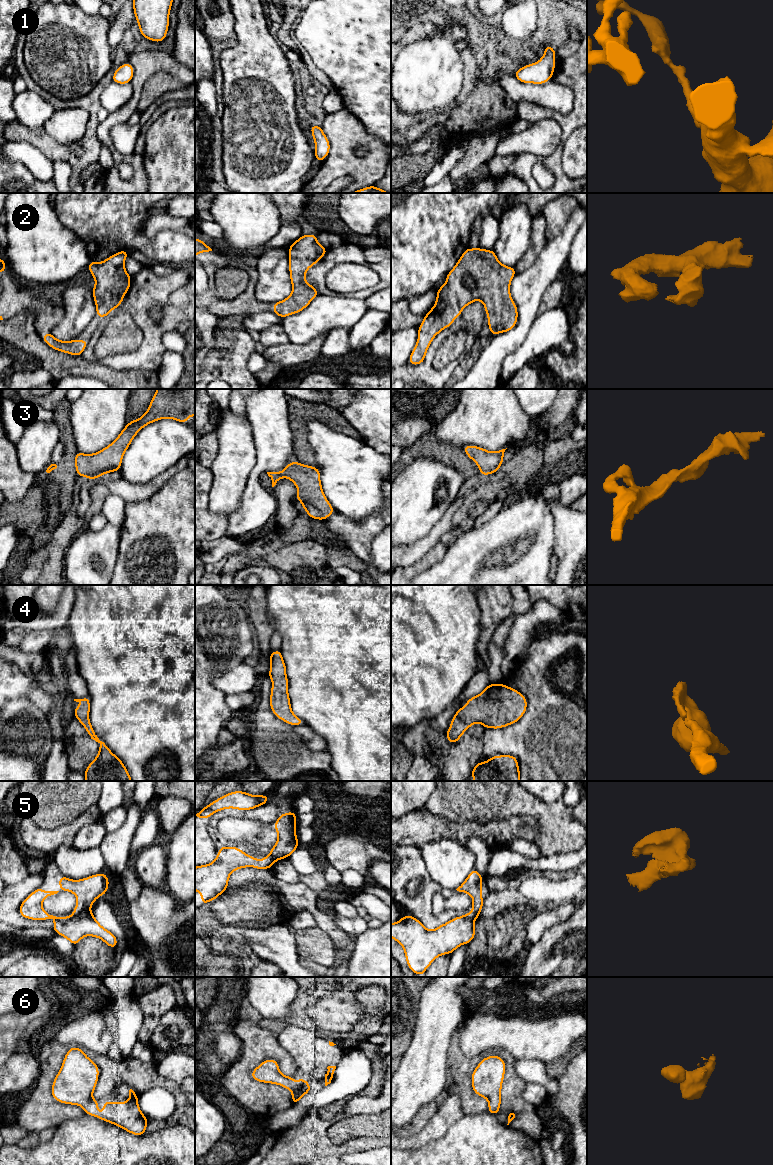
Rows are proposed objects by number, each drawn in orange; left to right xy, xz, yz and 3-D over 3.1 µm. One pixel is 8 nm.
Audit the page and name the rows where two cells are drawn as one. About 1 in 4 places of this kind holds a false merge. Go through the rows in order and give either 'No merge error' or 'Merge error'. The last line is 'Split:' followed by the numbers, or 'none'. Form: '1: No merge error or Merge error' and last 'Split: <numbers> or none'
1: No merge error
2: No merge error
3: No merge error
4: No merge error
5: Merge error
6: No merge error
Split: 5

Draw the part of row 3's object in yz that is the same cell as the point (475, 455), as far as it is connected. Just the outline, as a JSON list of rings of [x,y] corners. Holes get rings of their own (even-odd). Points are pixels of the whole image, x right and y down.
[[[465,445],[463,447],[466,455],[478,465],[480,474],[484,476],[495,473],[499,470],[503,463],[504,452],[506,449],[490,452],[473,445]]]

